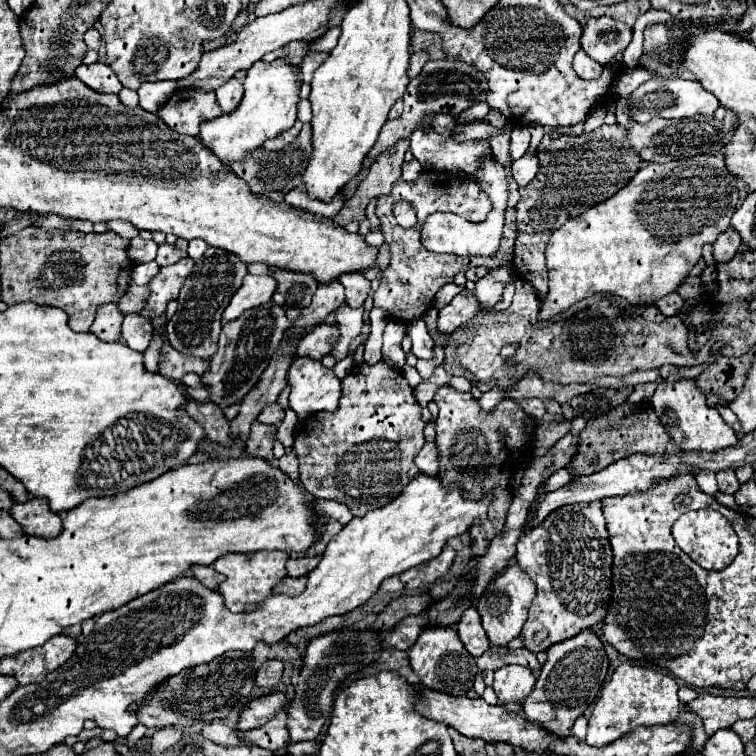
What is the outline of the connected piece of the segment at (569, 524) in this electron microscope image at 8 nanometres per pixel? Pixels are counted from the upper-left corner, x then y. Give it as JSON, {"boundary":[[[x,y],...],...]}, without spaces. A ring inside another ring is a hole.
{"boundary":[[[600,502],[570,504],[554,510],[540,526],[522,534],[518,540],[516,560],[538,586],[528,620],[520,634],[524,636],[524,648],[538,654],[548,650],[552,644],[568,640],[582,630],[604,622],[610,602],[612,550]],[[540,628],[546,628],[550,634],[542,644],[536,644],[534,634]]]}

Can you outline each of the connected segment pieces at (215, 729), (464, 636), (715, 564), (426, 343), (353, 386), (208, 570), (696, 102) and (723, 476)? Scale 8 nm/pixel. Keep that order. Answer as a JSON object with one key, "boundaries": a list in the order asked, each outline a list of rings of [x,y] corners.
{"boundaries":[[[[212,722],[212,724],[206,724],[202,728],[202,736],[220,744],[220,746],[240,746],[244,744],[240,738],[238,738],[238,730],[234,728],[228,728],[226,724],[222,722]]],[[[468,608],[466,614],[462,614],[462,618],[458,620],[458,628],[456,630],[458,630],[458,636],[460,636],[462,644],[466,646],[466,650],[472,656],[482,656],[490,648],[488,636],[482,630],[480,614],[478,614],[476,608]]],[[[696,510],[696,512],[686,512],[686,514],[682,514],[674,524],[712,524],[710,526],[710,530],[698,530],[698,532],[702,532],[702,534],[706,534],[706,540],[710,540],[710,542],[700,542],[700,546],[692,546],[690,548],[690,558],[698,564],[698,566],[702,566],[702,568],[706,568],[706,570],[724,570],[734,558],[736,558],[736,554],[738,554],[738,536],[736,536],[736,532],[734,532],[734,528],[730,526],[730,522],[720,514],[720,512],[714,512],[714,510]]],[[[422,318],[412,320],[412,322],[406,326],[406,334],[408,334],[410,340],[412,340],[410,352],[412,352],[416,358],[432,358],[432,356],[434,356],[432,338],[430,338],[430,334],[428,334],[426,324],[424,324]]],[[[378,362],[374,366],[370,364],[356,364],[346,378],[342,378],[342,398],[340,398],[340,408],[336,412],[316,412],[312,416],[308,416],[306,420],[302,420],[298,424],[298,432],[296,432],[296,440],[294,440],[294,454],[298,458],[298,472],[300,472],[300,480],[302,486],[314,496],[314,498],[326,498],[326,500],[334,500],[340,504],[346,504],[352,512],[352,516],[364,516],[366,512],[374,510],[374,508],[382,508],[386,504],[390,504],[394,498],[398,498],[398,494],[402,492],[402,488],[418,474],[418,468],[414,466],[414,456],[418,454],[418,450],[424,446],[424,422],[420,418],[420,406],[414,398],[414,392],[410,388],[410,384],[406,382],[406,378],[402,376],[400,370],[394,370],[390,366],[386,366],[384,362]]],[[[192,566],[192,574],[210,590],[216,590],[222,582],[222,574],[218,574],[212,566]]],[[[652,78],[644,84],[640,84],[628,98],[626,98],[626,106],[628,106],[628,116],[634,122],[646,124],[650,118],[660,116],[660,118],[694,118],[694,116],[708,116],[714,114],[716,108],[720,106],[718,98],[714,94],[710,94],[708,90],[702,88],[700,82],[690,82],[684,78]]],[[[722,470],[716,474],[716,480],[718,480],[718,490],[724,492],[724,494],[734,494],[738,490],[738,480],[736,480],[736,474],[734,470]]]]}

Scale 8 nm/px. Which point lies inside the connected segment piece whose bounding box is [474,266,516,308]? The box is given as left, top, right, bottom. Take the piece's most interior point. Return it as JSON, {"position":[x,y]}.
{"position":[489,289]}

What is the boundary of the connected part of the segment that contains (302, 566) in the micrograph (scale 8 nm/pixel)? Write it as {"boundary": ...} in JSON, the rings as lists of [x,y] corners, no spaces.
{"boundary":[[[316,556],[316,558],[296,558],[296,560],[290,558],[288,564],[286,564],[288,576],[294,576],[294,578],[306,576],[310,570],[314,570],[318,566],[318,562],[320,562],[320,556]]]}

